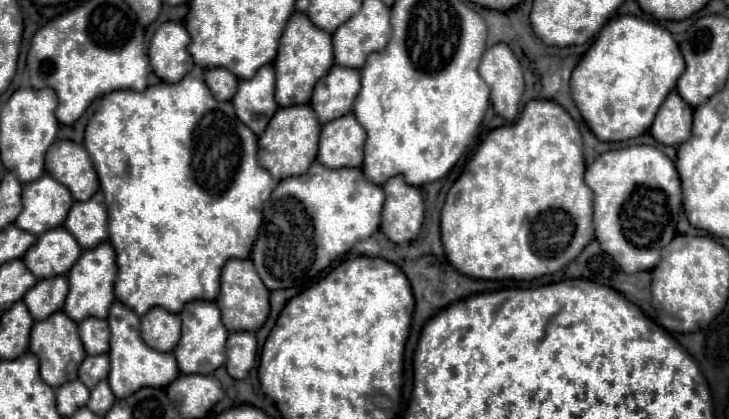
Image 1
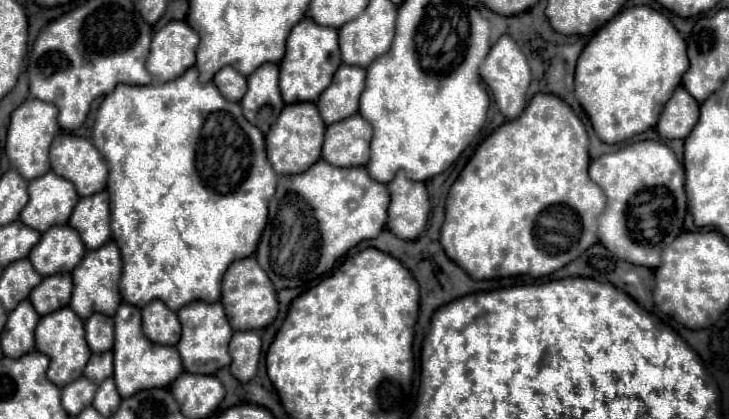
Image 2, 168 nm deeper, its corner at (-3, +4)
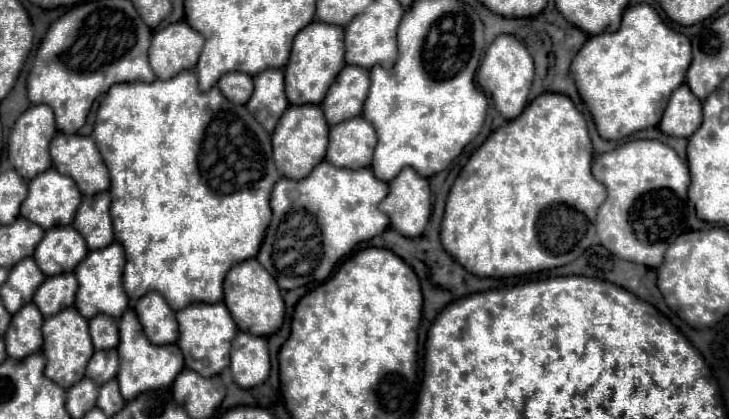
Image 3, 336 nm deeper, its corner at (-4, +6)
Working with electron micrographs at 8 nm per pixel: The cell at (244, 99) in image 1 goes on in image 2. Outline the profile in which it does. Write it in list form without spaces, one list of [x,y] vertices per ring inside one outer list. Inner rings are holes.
[[[265,64],[259,66],[247,78],[247,94],[241,100],[243,114],[257,126],[263,134],[269,132],[271,124],[281,114],[285,102],[279,92],[279,66]]]

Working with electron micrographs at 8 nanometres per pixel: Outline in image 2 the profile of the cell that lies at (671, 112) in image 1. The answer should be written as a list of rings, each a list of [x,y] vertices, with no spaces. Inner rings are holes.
[[[679,86],[669,102],[665,104],[665,110],[661,112],[657,132],[663,138],[687,138],[697,124],[699,118],[699,104],[697,100],[683,88]]]

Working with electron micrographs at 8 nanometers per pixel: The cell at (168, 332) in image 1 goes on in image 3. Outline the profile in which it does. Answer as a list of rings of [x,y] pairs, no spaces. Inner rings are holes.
[[[158,292],[142,296],[136,304],[142,328],[152,344],[172,344],[178,340],[178,322],[174,320],[174,310]]]

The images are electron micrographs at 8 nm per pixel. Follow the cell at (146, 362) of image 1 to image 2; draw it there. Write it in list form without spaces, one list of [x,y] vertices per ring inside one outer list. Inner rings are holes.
[[[121,304],[117,314],[113,316],[115,322],[115,382],[121,398],[131,398],[133,394],[149,388],[167,388],[181,372],[181,356],[173,346],[157,346],[149,342],[141,330],[141,310],[133,304]]]

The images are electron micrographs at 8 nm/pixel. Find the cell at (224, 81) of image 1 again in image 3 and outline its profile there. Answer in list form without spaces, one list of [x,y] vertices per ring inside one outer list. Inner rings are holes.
[[[228,72],[218,80],[222,94],[234,104],[246,104],[252,94],[252,78],[244,72]]]

